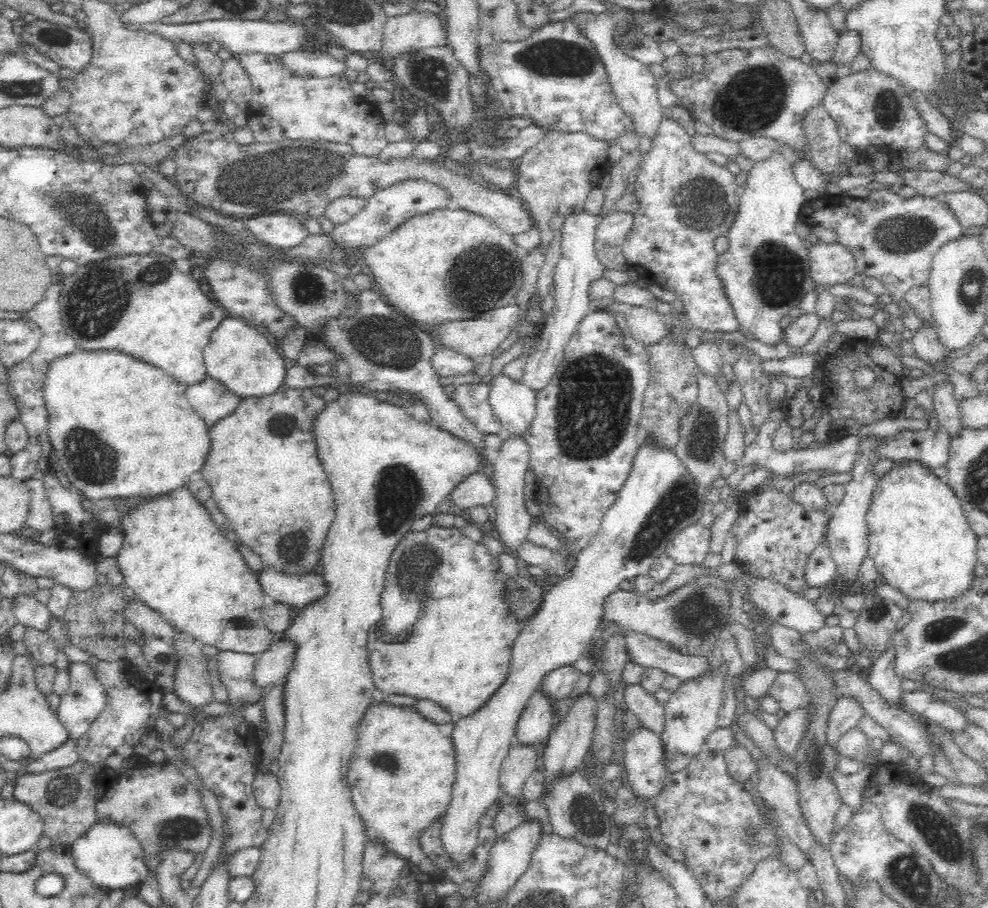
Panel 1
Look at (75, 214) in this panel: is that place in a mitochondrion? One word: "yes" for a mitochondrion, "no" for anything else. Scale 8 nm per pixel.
yes

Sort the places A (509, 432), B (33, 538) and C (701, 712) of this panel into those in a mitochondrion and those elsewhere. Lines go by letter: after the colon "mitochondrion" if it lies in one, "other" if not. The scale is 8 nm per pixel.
A: other
B: other
C: other

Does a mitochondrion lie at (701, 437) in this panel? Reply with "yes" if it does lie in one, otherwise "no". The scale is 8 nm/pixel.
yes

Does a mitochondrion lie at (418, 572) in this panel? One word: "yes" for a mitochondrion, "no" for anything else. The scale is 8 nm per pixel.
yes

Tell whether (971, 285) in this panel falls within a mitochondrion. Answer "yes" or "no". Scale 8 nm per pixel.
yes

